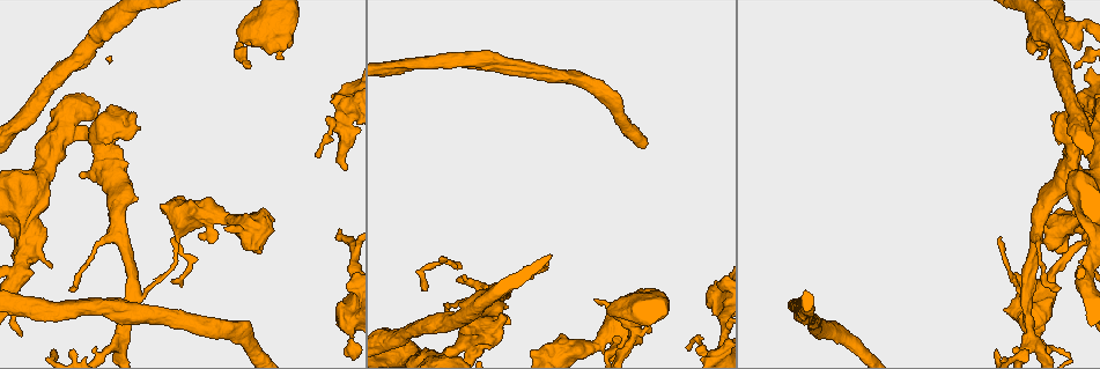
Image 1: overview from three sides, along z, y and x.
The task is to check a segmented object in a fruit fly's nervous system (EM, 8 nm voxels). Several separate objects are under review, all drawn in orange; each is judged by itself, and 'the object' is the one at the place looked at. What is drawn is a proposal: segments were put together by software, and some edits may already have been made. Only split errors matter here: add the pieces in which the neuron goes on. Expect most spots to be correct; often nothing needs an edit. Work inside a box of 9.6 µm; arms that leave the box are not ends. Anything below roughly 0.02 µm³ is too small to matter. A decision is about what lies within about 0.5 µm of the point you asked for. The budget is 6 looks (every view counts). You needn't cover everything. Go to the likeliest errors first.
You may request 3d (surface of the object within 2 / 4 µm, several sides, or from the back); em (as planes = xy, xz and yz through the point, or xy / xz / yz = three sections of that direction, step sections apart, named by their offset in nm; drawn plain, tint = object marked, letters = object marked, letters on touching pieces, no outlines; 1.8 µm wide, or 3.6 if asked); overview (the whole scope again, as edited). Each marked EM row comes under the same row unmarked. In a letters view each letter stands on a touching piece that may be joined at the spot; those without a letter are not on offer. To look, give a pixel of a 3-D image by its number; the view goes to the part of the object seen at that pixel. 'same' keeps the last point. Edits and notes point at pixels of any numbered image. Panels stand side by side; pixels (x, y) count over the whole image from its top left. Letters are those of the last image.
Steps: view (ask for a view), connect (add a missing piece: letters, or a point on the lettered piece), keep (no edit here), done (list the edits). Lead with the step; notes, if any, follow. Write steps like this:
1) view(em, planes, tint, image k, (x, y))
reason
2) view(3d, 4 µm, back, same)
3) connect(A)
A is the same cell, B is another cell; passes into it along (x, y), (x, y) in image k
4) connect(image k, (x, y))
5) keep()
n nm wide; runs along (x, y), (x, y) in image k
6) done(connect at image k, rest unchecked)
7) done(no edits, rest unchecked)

view(em, planes, letters, image 1, (593, 300))
thick end

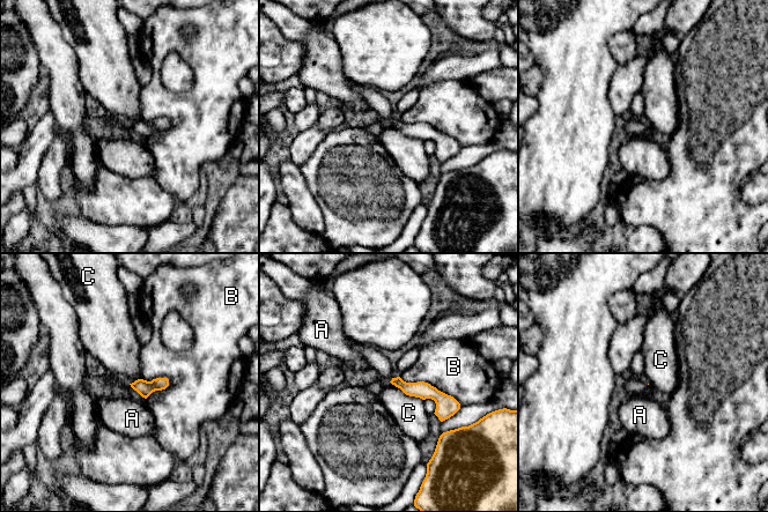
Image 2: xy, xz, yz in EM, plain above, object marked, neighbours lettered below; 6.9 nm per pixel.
keep()
A, B and C are other cells; border along (390, 381), (406, 394), (422, 400) in image 2; no lettered piece goes on from it

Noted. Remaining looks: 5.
view(3d, 4 µm, image 1, (617, 337))
free end

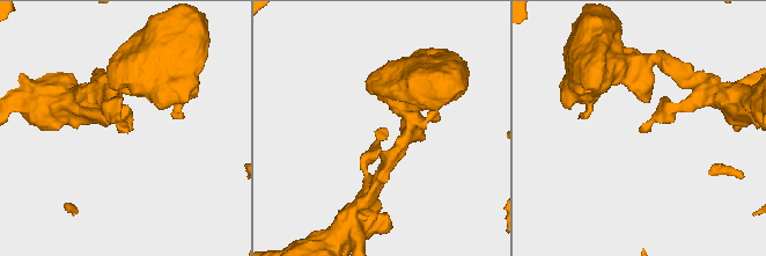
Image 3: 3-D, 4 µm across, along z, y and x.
view(em, planes, letters, image 3, (641, 131))
now the EM

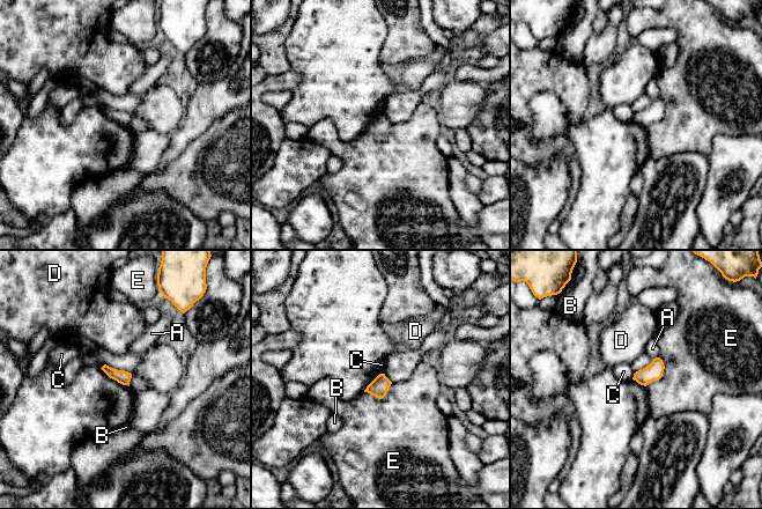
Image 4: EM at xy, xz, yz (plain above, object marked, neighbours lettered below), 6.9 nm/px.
keep()
100 nm wide; A, B, C, D and E are other cells; border along (659, 356), (663, 375), (645, 386) in image 4; no lettered piece goes on from it

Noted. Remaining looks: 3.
view(3d, 4 µm, back, image 1, (138, 128))
branch stops here

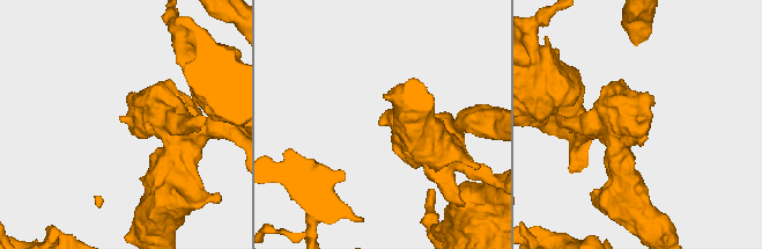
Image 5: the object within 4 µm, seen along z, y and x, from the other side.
view(em, 3.6 µm, xy, step 4, letters, image 5, (380, 122))

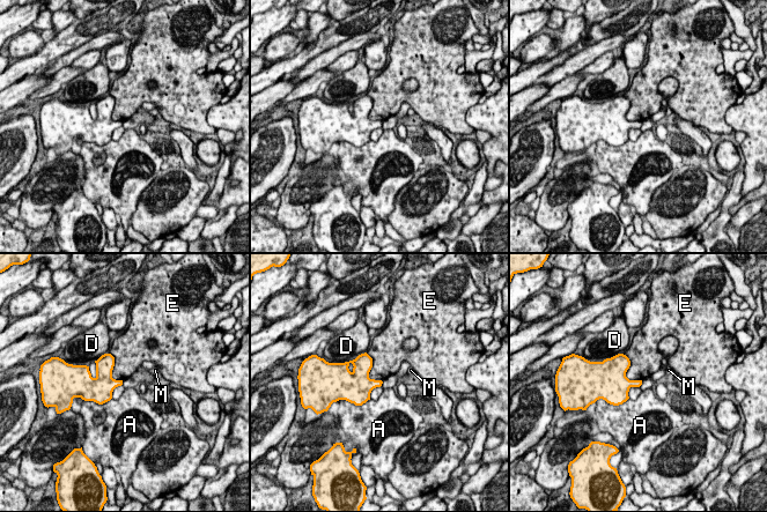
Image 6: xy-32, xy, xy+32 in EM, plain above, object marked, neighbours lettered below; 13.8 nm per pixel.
keep()
A, D, E and M are other cells; border along (621, 353), (626, 376), (641, 380) in image 6; no lettered piece goes on from it

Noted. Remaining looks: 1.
done(no edits, rest unchecked)

